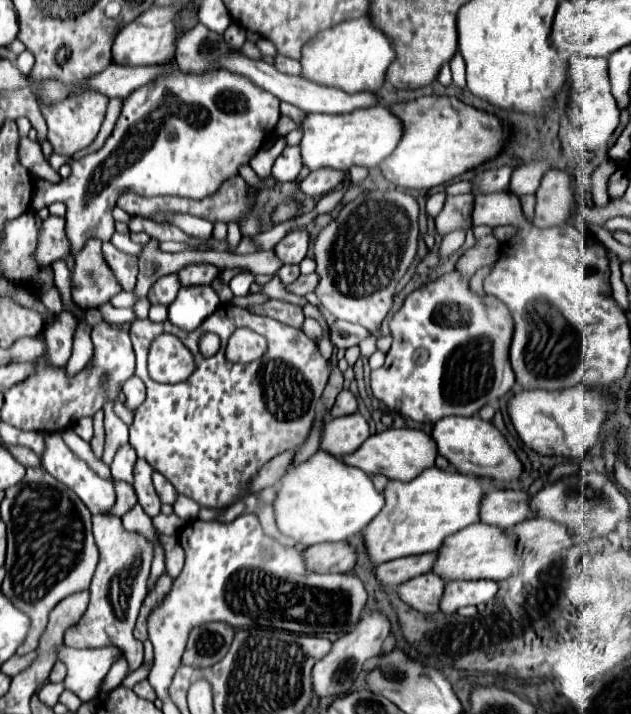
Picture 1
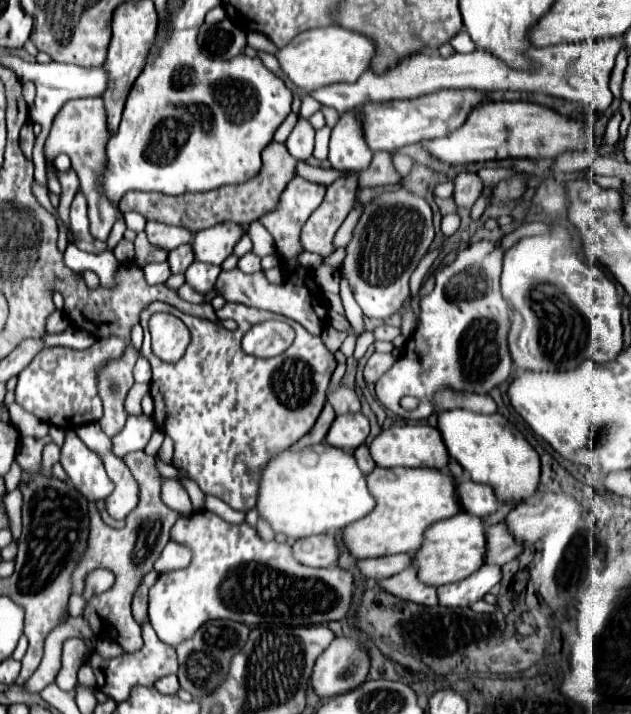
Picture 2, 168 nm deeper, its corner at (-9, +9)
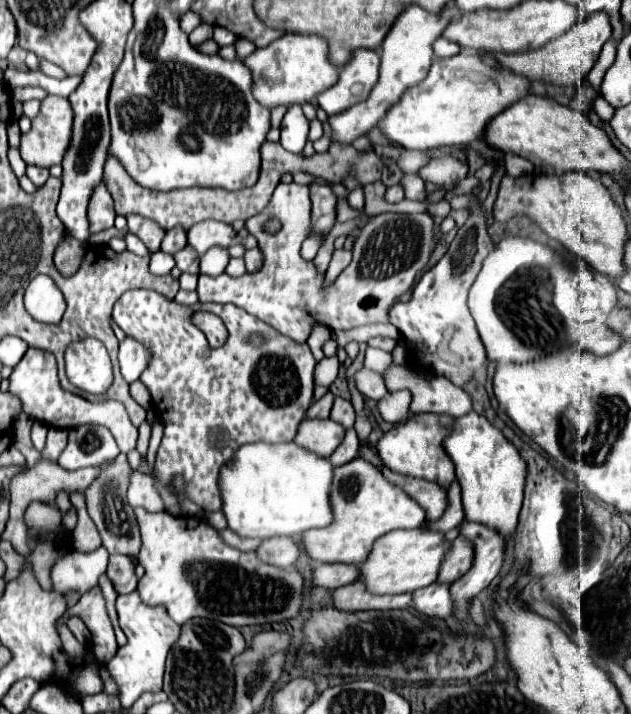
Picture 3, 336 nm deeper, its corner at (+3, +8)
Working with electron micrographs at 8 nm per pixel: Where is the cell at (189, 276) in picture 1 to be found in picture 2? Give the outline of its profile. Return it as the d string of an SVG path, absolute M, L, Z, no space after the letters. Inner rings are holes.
M218 223L214 229L202 229L192 241L196 261L222 265L232 255L236 241L242 237L242 229L236 223Z

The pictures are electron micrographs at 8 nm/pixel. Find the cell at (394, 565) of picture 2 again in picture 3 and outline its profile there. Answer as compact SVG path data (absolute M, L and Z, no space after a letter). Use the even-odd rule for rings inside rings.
M314 564L312 584L320 588L340 588L358 578L358 568L354 564Z

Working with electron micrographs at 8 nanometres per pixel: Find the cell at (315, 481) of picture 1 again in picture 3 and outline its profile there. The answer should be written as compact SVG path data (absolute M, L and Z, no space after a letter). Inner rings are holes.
M254 442L244 444L232 456L232 462L220 468L220 496L222 496L222 512L226 516L226 524L232 532L246 538L272 538L272 536L290 536L298 538L302 532L310 528L322 528L332 522L332 508L328 504L328 488L332 480L332 464L326 458L320 458L304 448L298 448L294 442L284 444L268 444Z

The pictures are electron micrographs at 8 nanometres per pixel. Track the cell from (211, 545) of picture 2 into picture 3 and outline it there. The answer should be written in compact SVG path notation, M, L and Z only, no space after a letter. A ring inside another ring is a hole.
M134 508L142 548L138 554L140 564L144 566L146 574L138 582L140 598L150 604L164 604L166 612L176 624L184 624L190 618L214 618L230 626L254 626L254 624L268 624L268 622L280 622L286 618L294 618L300 612L300 606L304 602L306 586L302 576L290 568L276 568L264 564L254 552L240 552L226 542L220 540L218 532L208 526L200 518L186 518L186 516L172 516L168 512L146 512L144 508ZM198 562L212 562L216 566L190 566Z

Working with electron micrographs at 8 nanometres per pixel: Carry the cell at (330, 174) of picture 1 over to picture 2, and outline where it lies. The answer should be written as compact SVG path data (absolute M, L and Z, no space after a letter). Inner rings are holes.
M340 119L332 129L330 137L330 153L328 161L332 169L338 171L364 171L368 169L372 153L364 147L364 139L360 139L360 131L356 131L356 123L352 119Z

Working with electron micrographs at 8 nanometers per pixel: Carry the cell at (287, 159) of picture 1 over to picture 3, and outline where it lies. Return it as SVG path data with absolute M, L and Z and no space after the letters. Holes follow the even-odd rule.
M290 106L284 120L282 120L282 126L280 126L280 144L288 150L288 152L296 152L300 154L304 144L306 144L306 138L308 138L308 120L302 112L302 106Z

